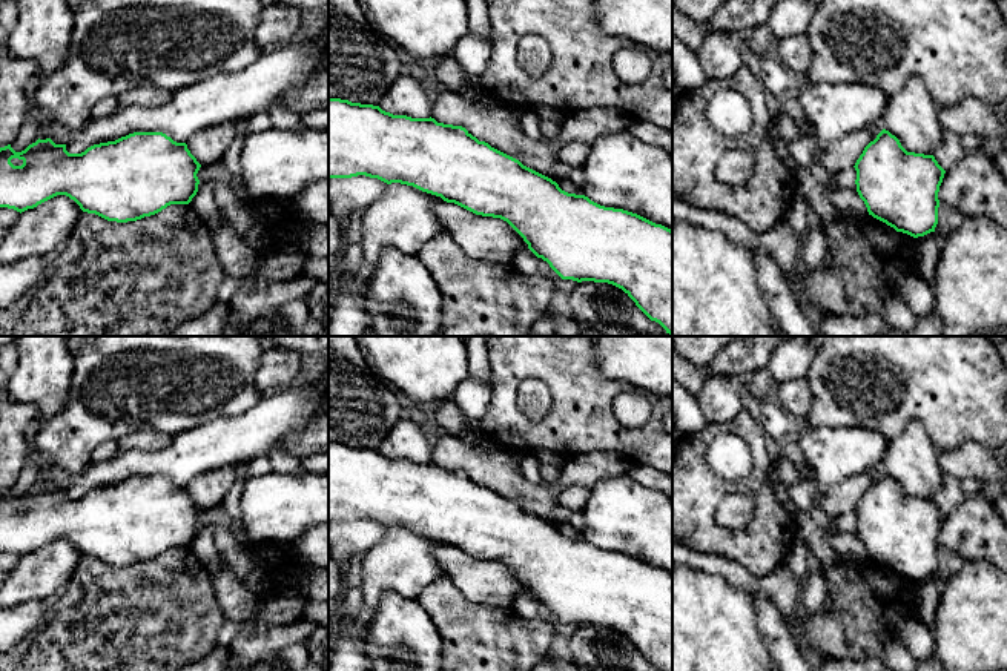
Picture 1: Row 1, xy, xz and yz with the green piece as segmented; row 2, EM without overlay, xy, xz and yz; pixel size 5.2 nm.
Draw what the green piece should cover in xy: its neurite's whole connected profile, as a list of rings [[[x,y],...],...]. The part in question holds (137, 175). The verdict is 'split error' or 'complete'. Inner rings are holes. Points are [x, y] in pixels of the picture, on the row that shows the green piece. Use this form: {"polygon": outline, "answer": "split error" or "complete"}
{"polygon": [[[134,132],[94,144],[81,154],[69,154],[66,144],[38,138],[21,152],[15,152],[11,144],[0,147],[0,207],[21,213],[57,195],[66,195],[83,212],[107,221],[137,221],[170,204],[189,204],[198,192],[200,167],[186,143],[177,143],[163,132]]], "answer": "complete"}

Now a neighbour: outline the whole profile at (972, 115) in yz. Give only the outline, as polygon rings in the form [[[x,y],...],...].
[[[970,97],[955,106],[938,107],[938,118],[943,131],[961,137],[975,134],[1007,144],[1007,111],[995,109],[976,98]]]

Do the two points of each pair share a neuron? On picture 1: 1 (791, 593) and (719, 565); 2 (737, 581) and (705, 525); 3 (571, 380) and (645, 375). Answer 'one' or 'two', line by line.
1: one
2: two
3: two

